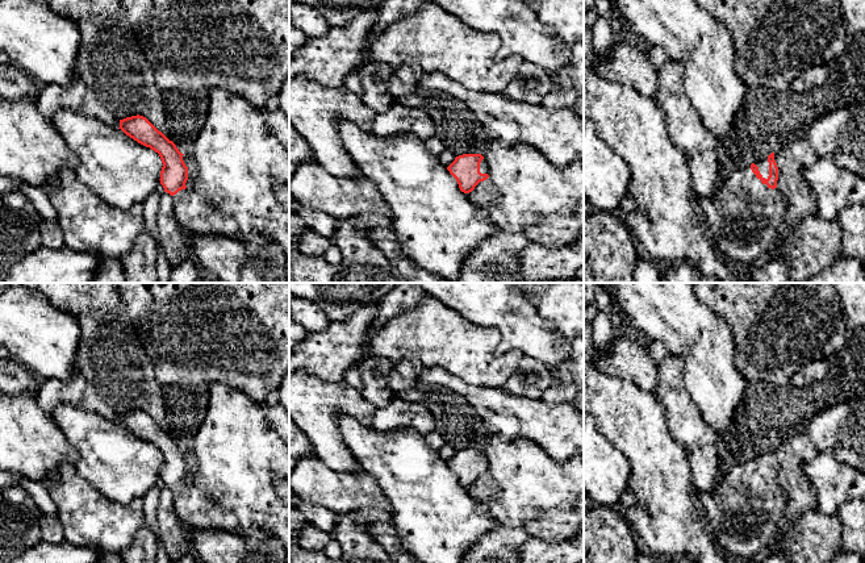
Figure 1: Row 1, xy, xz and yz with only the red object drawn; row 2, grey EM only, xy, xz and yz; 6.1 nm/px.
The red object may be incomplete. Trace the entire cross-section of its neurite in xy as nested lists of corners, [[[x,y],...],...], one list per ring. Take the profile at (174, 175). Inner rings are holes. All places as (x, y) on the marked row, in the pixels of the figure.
[[[137,114],[120,120],[118,129],[159,154],[163,163],[159,180],[164,192],[172,196],[174,213],[187,235],[188,243],[195,235],[214,234],[243,241],[235,220],[218,210],[209,200],[185,185],[188,167],[183,160],[184,154],[146,117]]]

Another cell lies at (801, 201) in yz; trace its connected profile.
[[[793,137],[783,150],[774,153],[778,167],[777,188],[787,199],[786,217],[778,234],[782,239],[787,238],[803,218],[816,216],[815,195],[802,174],[802,168],[810,167],[816,159],[807,137]]]

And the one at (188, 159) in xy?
[[[189,151],[184,153],[183,160],[184,160],[185,166],[188,167],[188,180],[187,180],[185,185],[189,189],[195,189],[195,183],[199,178],[197,164]]]

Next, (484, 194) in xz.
[[[486,179],[480,182],[467,196],[479,208],[479,216],[489,216],[489,205],[496,200],[496,188]]]

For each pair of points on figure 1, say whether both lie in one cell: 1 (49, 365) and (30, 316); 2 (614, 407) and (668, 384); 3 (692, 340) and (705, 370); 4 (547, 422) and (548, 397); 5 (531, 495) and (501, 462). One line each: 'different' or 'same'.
1: same
2: different
3: same
4: different
5: same

